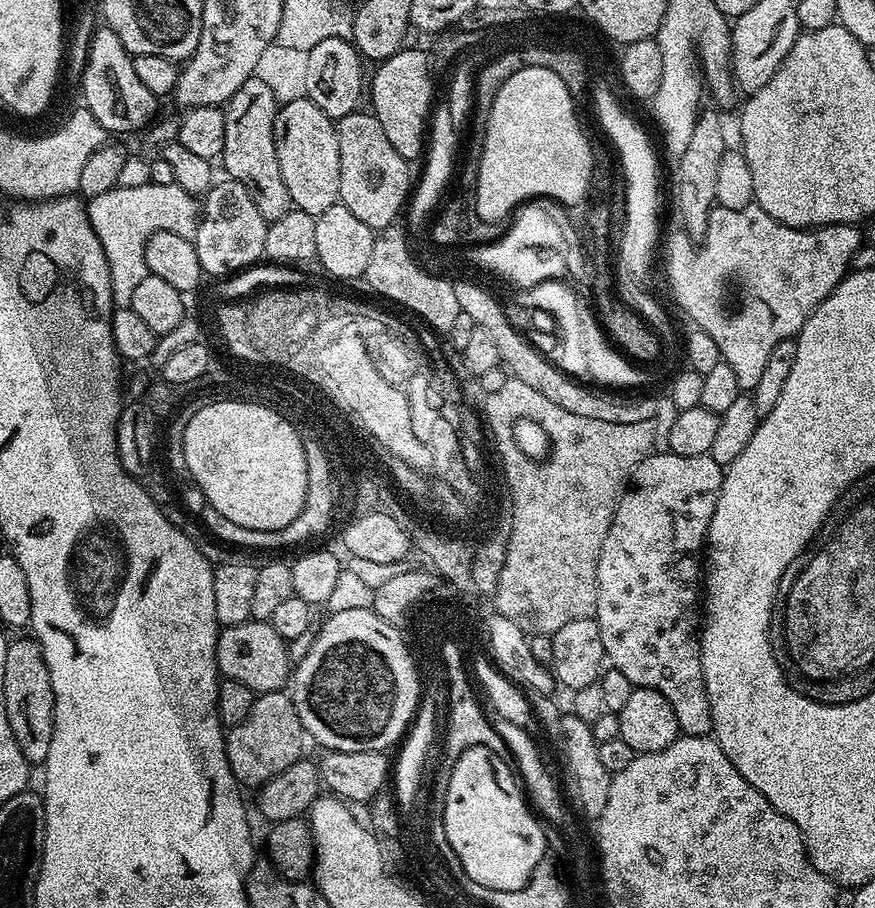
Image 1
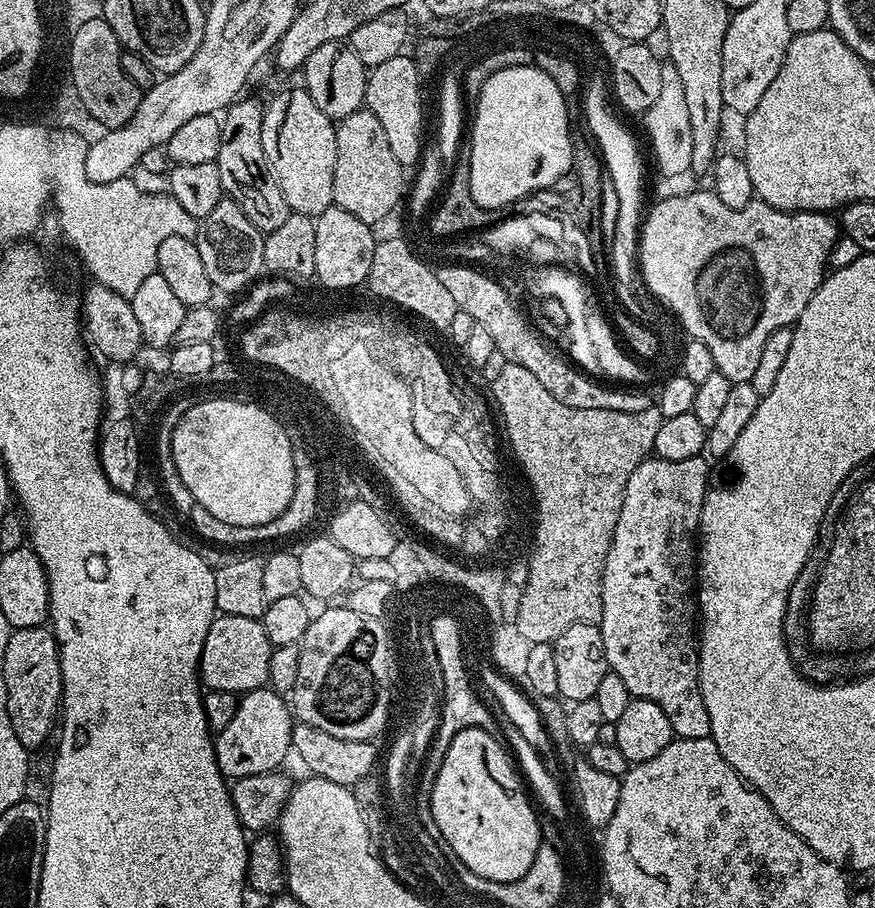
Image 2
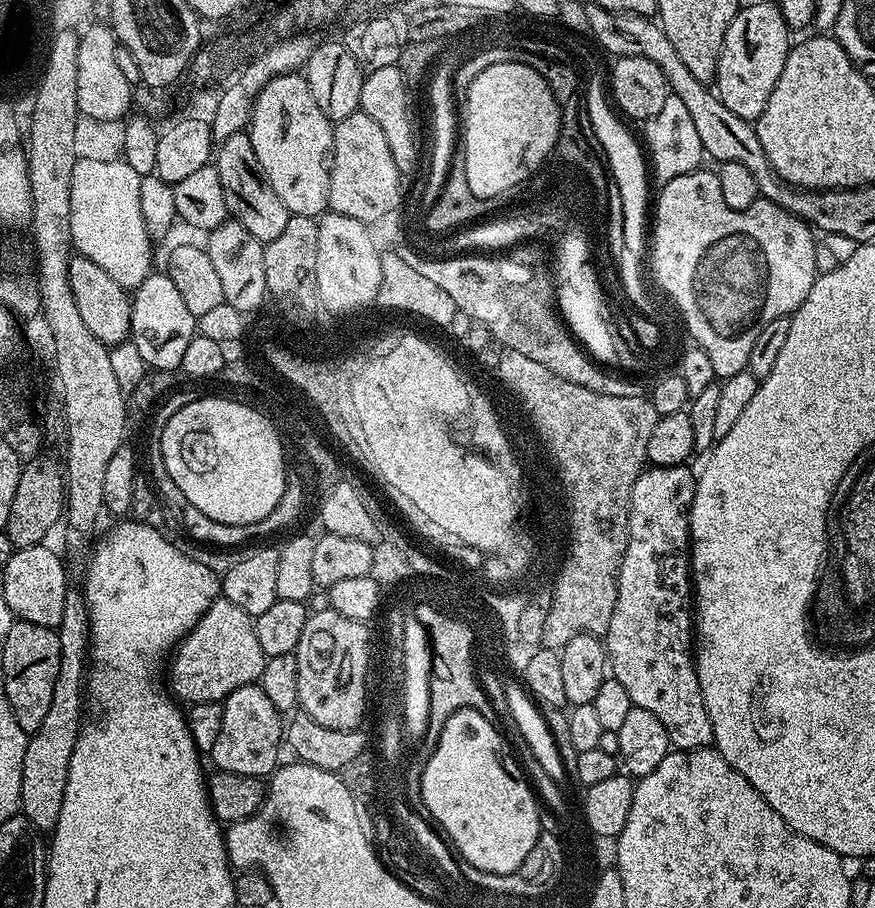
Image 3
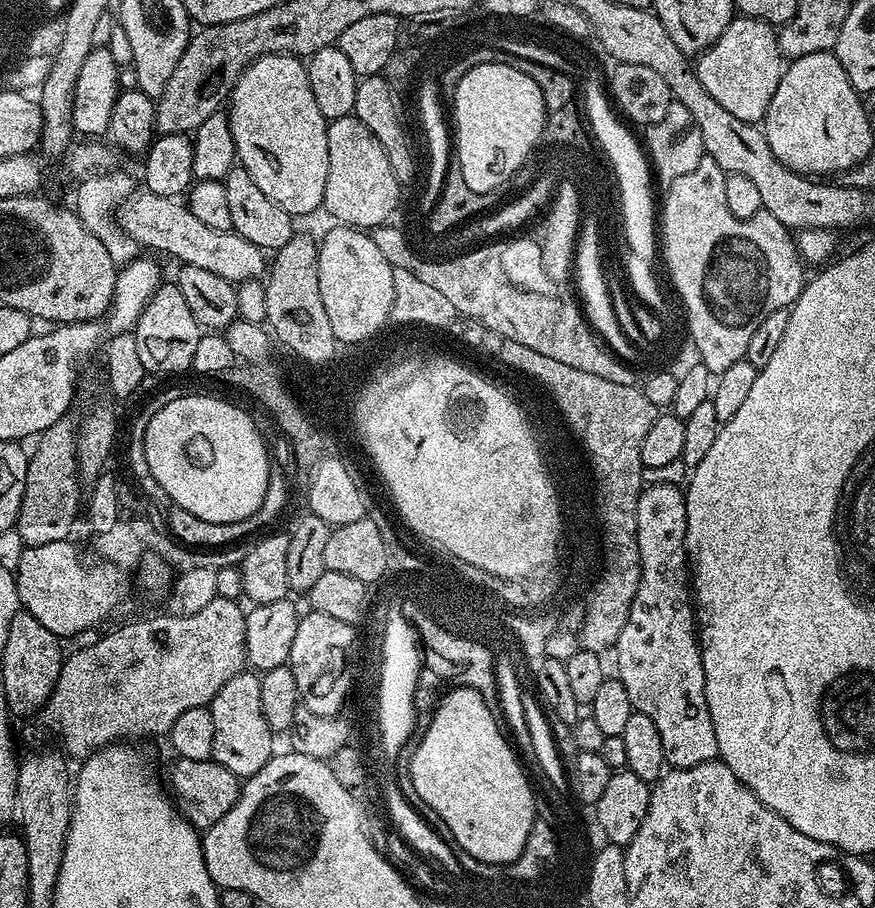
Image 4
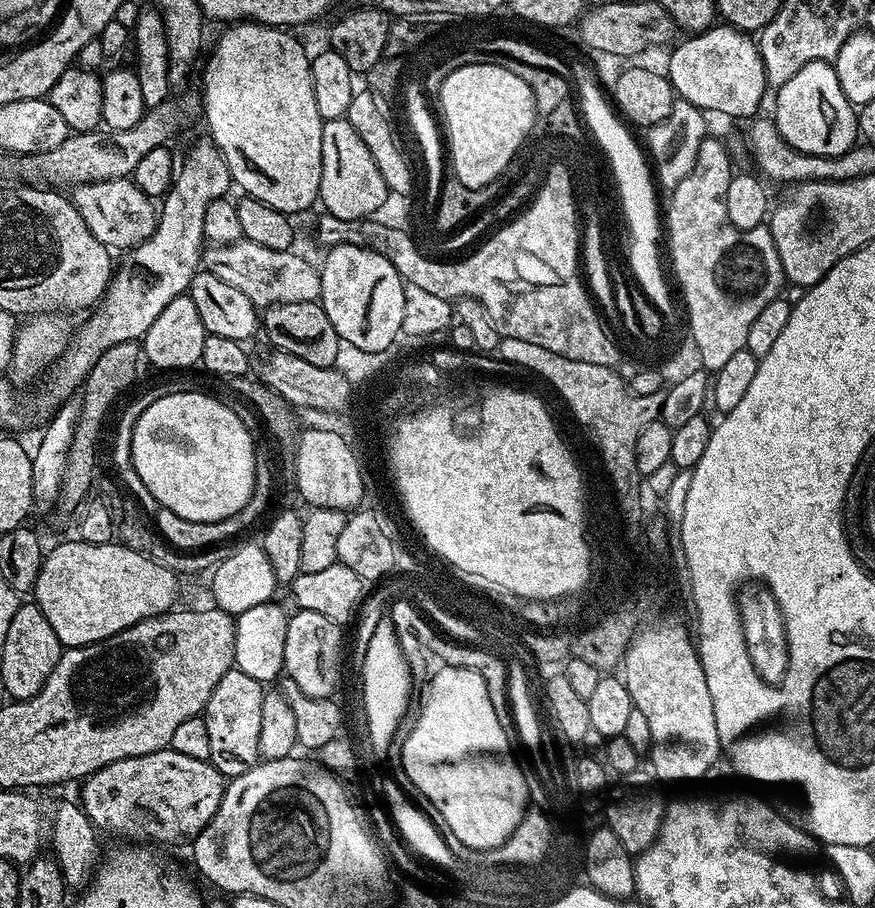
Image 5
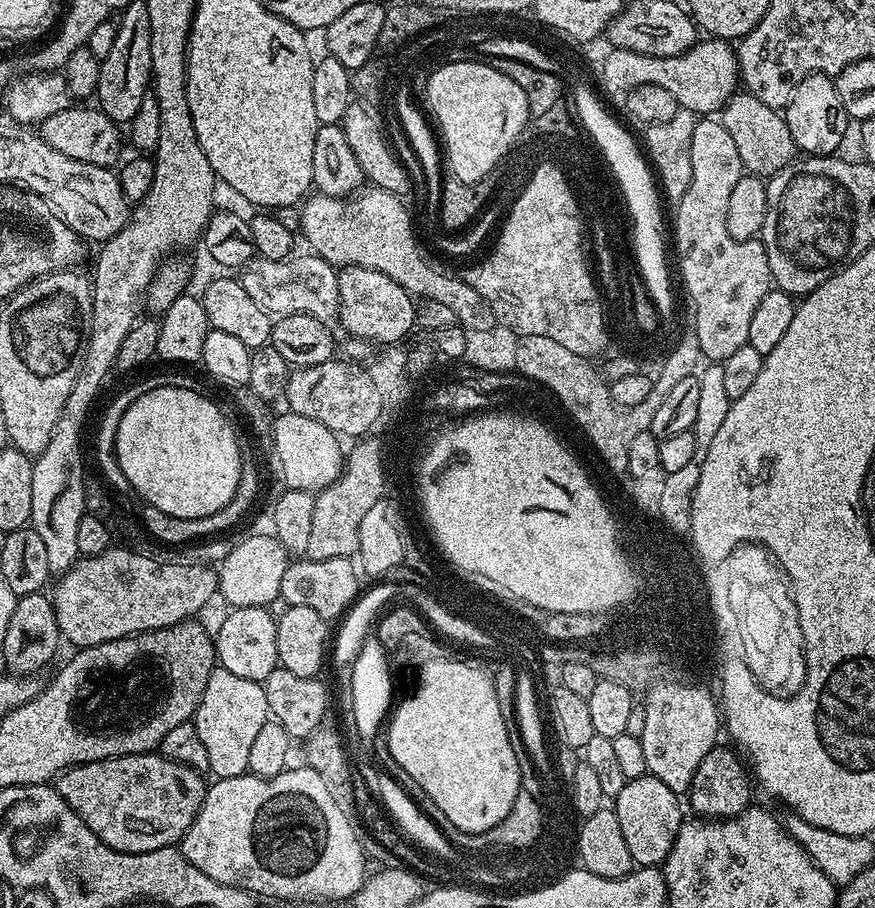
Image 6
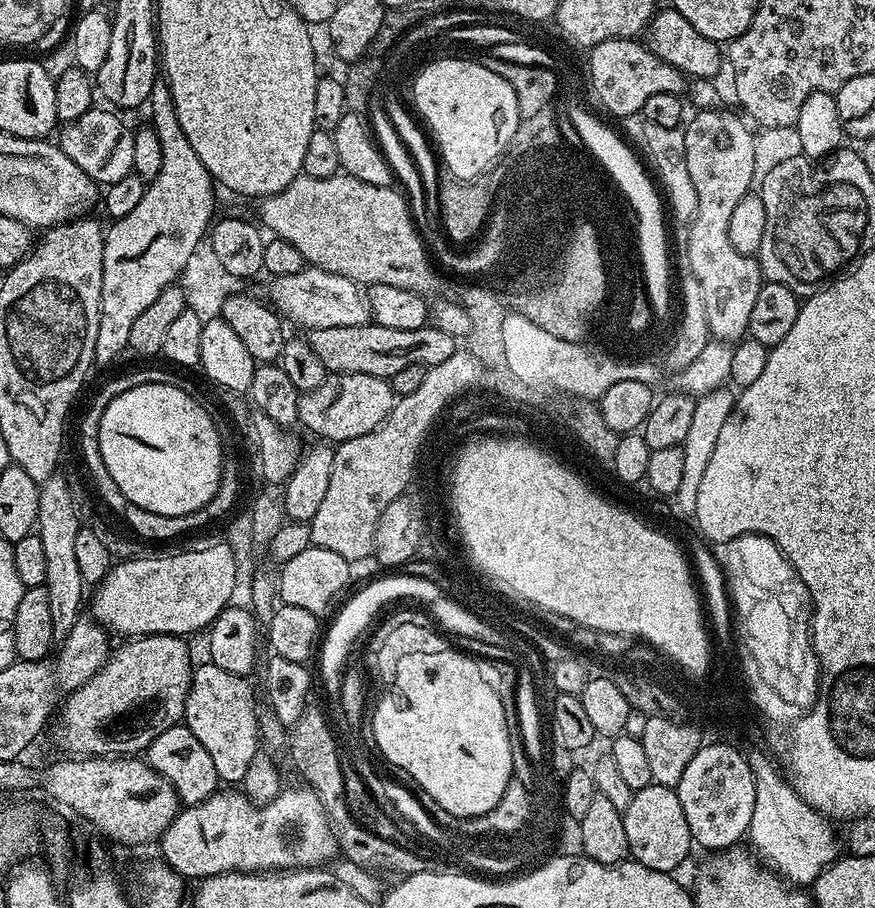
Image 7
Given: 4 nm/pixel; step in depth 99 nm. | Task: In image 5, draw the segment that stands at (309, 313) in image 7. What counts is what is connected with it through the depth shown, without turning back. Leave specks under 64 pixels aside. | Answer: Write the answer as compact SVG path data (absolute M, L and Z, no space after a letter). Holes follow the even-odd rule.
M239 240L233 244L214 244L205 247L202 252L203 267L210 274L222 278L222 282L230 282L263 310L272 304L286 302L310 302L320 299L320 274L317 265L295 256L295 251L275 252L266 250L266 246L258 246L258 242Z

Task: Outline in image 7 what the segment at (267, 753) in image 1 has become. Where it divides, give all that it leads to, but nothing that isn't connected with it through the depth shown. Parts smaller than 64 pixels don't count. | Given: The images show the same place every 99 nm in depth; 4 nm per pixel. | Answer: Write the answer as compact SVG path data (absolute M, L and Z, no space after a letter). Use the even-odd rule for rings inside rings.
M197 663L192 673L182 722L190 734L206 746L221 781L225 785L236 786L243 781L250 762L254 762L262 748L256 692L248 676L230 674L230 670L222 670L222 666L203 663Z

